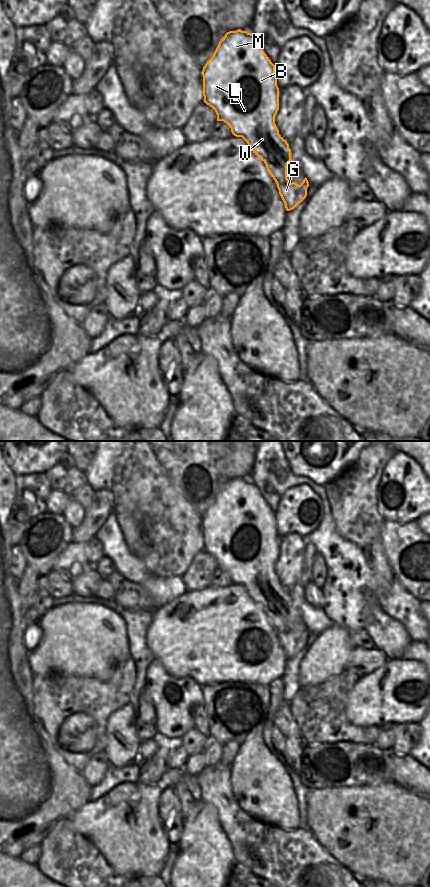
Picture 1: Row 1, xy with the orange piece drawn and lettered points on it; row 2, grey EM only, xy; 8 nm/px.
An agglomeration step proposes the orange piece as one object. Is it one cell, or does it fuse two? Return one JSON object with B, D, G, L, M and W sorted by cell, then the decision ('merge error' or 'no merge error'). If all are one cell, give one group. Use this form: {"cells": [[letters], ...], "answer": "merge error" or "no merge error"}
{"cells": [["B", "D", "L", "M", "W"], ["G"]], "answer": "merge error"}

